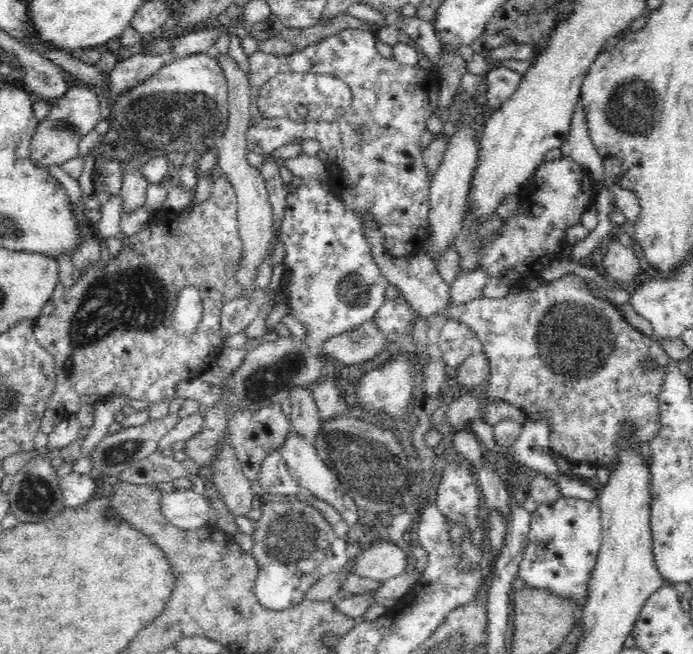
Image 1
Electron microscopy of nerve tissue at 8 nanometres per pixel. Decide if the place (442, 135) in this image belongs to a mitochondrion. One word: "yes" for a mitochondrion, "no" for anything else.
no

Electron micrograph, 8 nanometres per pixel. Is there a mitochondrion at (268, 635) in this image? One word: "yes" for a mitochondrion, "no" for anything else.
no

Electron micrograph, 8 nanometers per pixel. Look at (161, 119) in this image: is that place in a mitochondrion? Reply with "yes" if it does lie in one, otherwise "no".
yes

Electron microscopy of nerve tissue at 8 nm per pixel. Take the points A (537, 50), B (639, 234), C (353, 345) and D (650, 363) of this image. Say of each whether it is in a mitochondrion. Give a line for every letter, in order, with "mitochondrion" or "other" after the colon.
A: other
B: other
C: other
D: other

